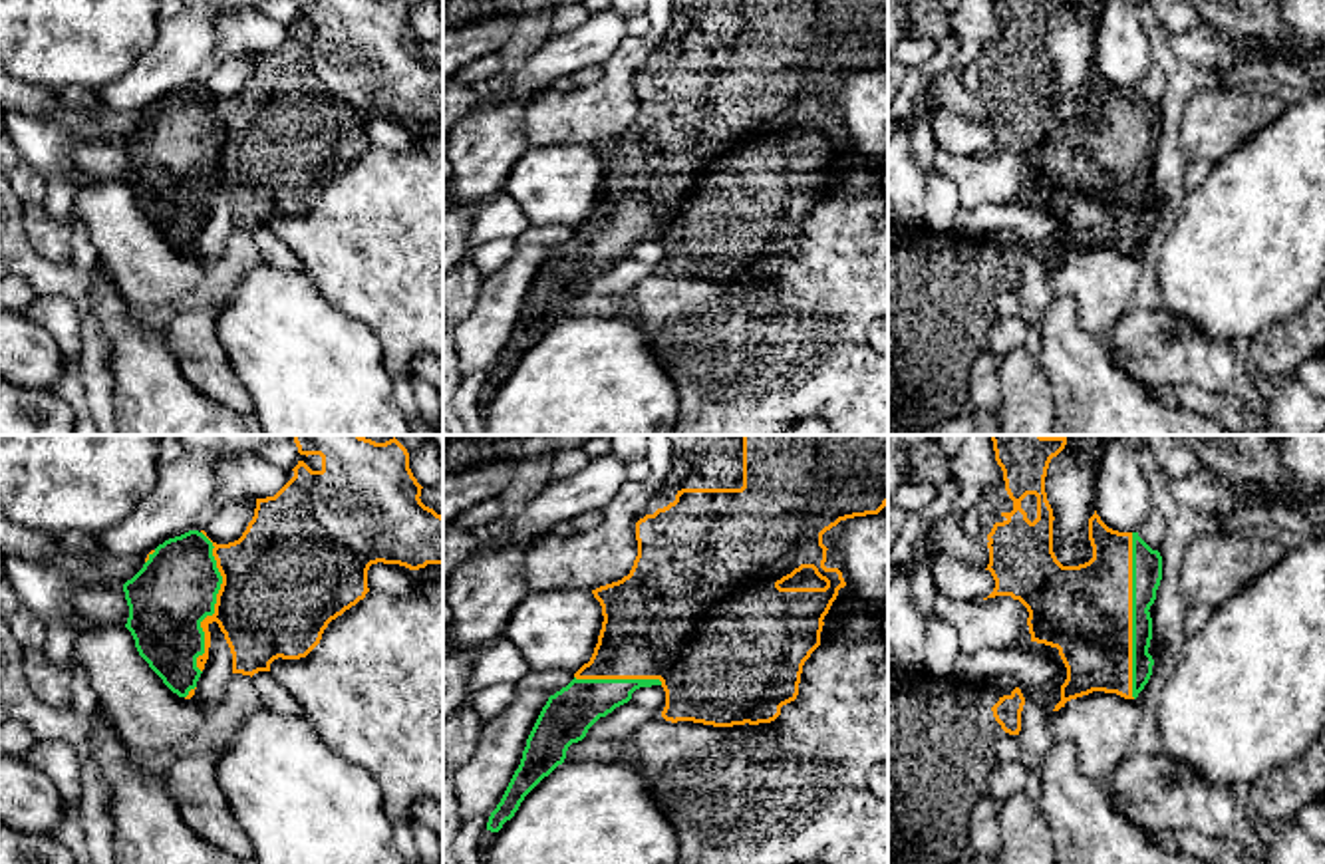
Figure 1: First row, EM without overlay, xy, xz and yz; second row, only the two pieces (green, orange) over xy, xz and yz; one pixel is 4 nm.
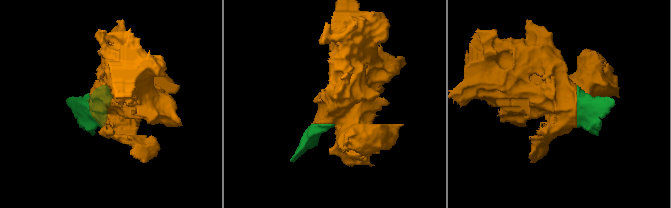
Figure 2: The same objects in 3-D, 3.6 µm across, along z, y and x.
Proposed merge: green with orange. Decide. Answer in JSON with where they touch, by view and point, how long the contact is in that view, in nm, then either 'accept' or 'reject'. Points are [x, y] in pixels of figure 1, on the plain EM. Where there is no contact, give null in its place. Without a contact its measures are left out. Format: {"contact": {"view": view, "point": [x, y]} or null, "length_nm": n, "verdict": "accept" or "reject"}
{"contact": {"view": "yz", "point": [1133, 171]}, "length_nm": 650, "verdict": "accept"}

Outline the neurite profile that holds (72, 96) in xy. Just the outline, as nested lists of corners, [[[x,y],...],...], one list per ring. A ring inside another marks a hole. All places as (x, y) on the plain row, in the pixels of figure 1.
[[[68,85],[68,87],[60,87],[56,91],[52,91],[64,105],[72,107],[72,109],[85,109],[85,111],[93,111],[93,109],[107,109],[95,95],[95,89],[85,89],[85,87],[77,87],[77,85]]]

